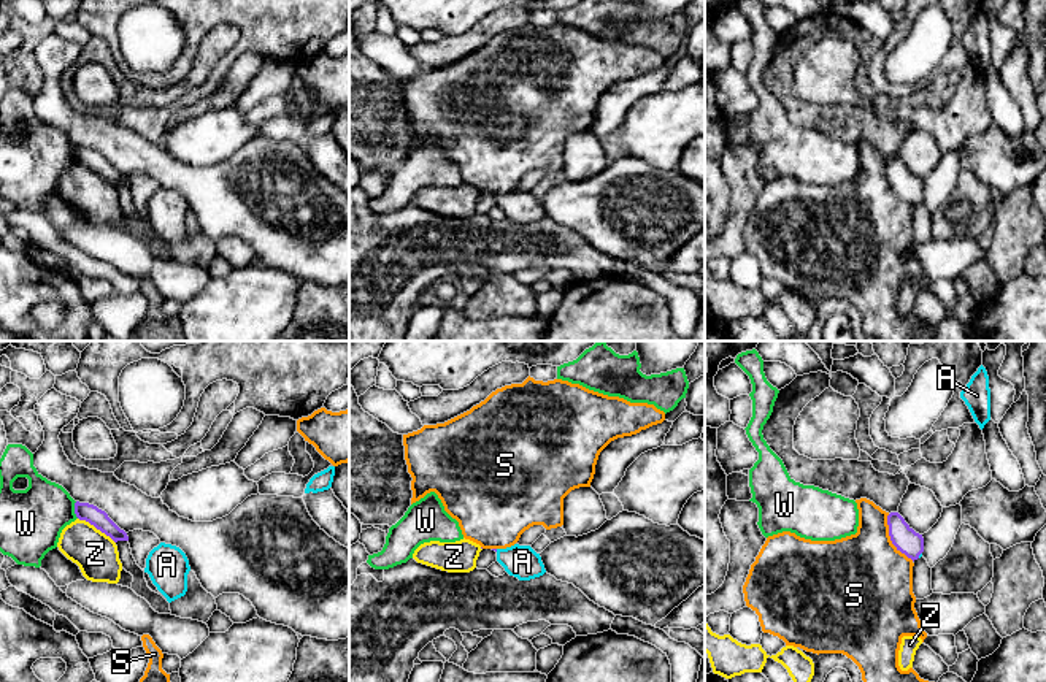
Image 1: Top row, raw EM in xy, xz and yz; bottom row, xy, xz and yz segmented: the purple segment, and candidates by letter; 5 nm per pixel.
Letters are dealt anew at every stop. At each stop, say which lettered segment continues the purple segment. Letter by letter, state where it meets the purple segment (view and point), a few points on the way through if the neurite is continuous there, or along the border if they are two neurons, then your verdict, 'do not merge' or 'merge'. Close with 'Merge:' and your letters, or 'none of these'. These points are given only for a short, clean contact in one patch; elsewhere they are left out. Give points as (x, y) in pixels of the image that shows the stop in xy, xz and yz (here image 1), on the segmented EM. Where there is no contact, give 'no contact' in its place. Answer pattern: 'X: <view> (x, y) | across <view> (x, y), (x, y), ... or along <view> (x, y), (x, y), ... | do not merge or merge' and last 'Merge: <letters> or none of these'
A: yz (919, 554) | across yz (910, 543), (919, 554), (921, 554) | merge
S: yz (891, 540) | along yz (888, 514), (889, 540), (913, 560) | do not merge
W: xy (75, 509) | do not merge
Z: xy (97, 528) | do not merge
Merge: A

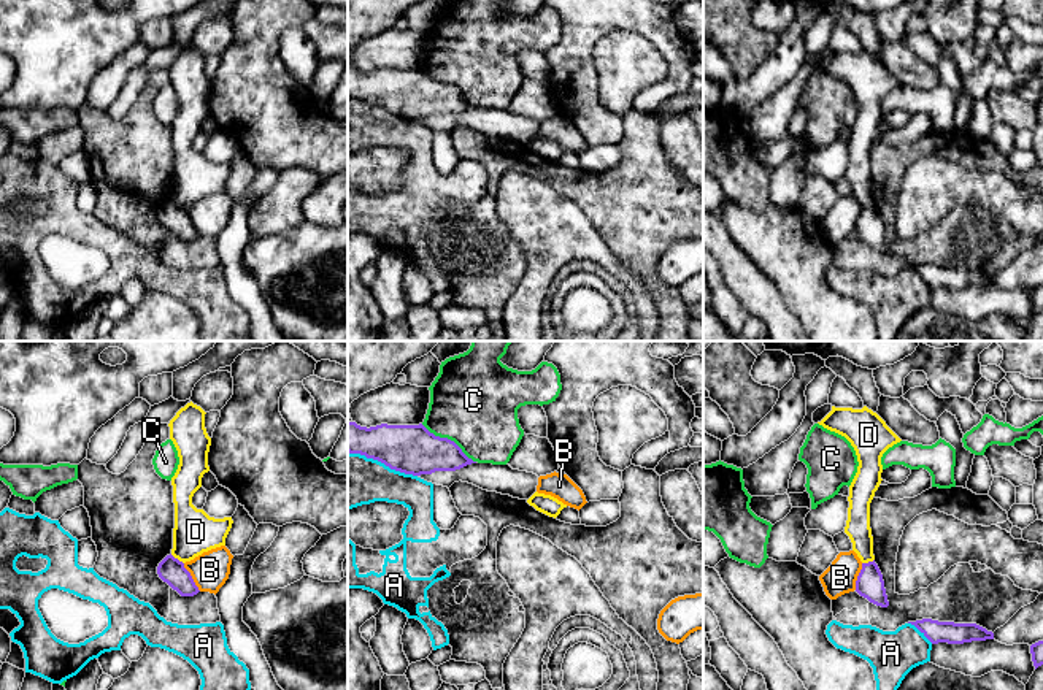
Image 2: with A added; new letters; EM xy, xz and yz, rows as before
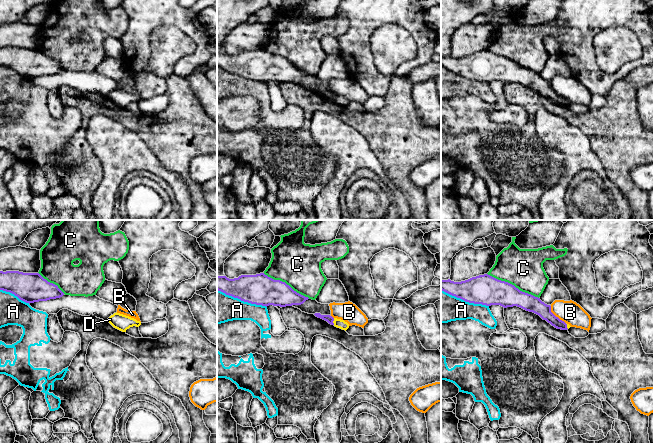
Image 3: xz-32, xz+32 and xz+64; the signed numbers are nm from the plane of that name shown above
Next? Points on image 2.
A: xz (383, 462) | do not merge
B: xy (191, 578) | along xy (183, 563), (200, 590) | do not merge
C: xz (446, 438) | do not merge
D: xy (177, 559) | along xy (170, 554), (183, 563) | do not merge
Merge: none of these

